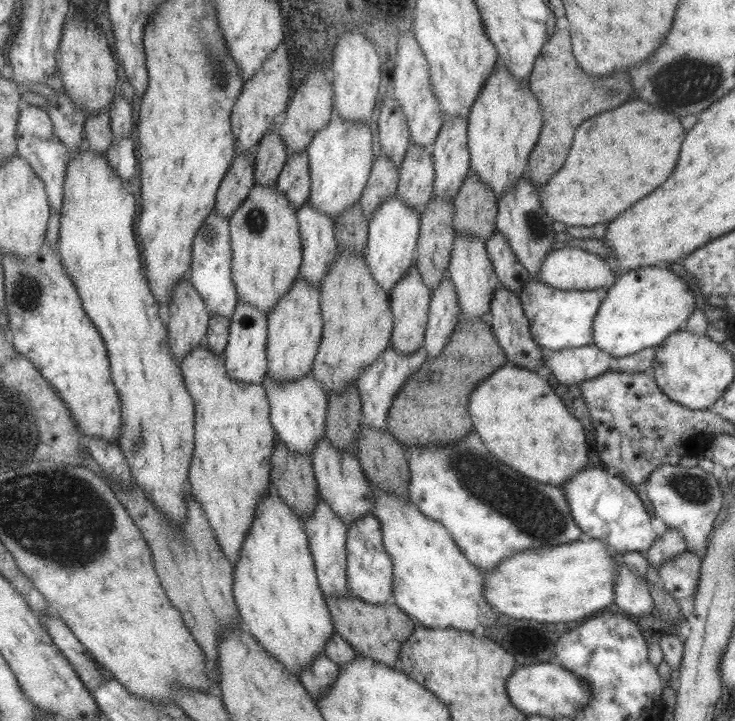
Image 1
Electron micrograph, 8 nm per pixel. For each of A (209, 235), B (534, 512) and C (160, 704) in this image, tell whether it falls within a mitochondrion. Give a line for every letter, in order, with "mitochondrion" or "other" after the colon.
A: mitochondrion
B: mitochondrion
C: other

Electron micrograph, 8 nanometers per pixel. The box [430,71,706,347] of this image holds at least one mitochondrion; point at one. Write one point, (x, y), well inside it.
(537, 227)

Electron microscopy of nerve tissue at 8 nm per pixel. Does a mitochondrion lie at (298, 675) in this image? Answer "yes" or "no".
no

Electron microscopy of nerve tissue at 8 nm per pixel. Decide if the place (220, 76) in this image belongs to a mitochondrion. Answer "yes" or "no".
yes

